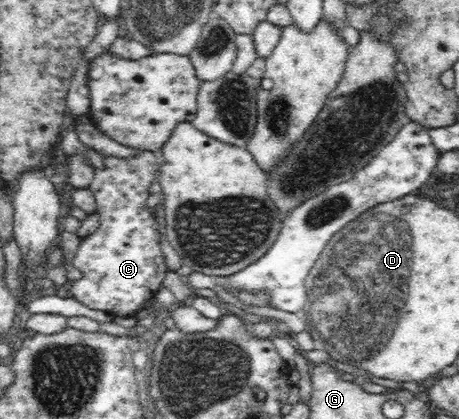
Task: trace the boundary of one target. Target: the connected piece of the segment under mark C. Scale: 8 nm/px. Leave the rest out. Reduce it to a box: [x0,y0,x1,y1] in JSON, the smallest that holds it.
[69,149,168,317]

